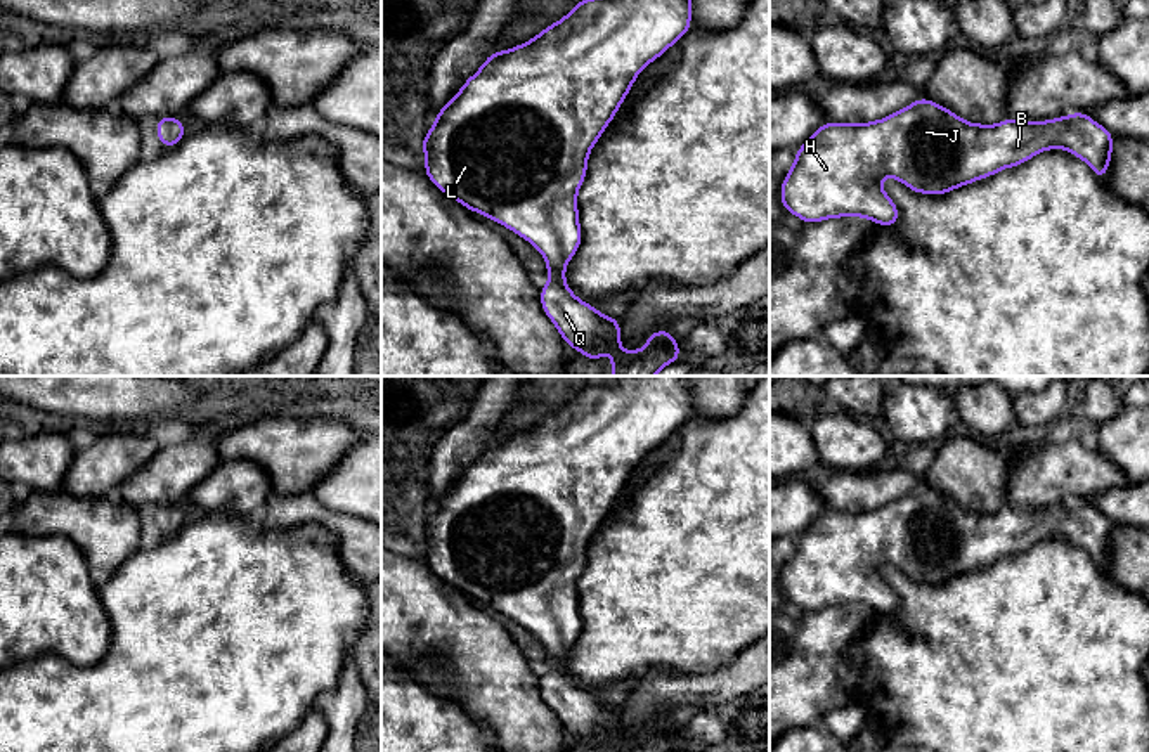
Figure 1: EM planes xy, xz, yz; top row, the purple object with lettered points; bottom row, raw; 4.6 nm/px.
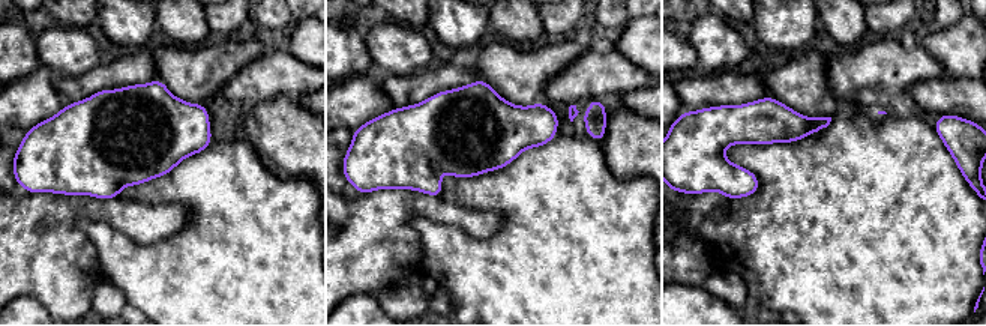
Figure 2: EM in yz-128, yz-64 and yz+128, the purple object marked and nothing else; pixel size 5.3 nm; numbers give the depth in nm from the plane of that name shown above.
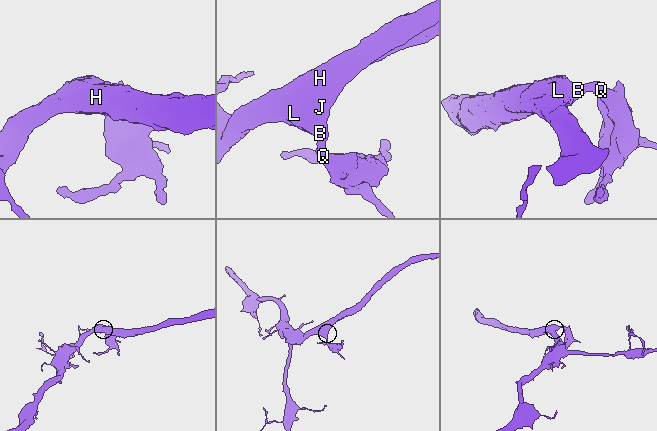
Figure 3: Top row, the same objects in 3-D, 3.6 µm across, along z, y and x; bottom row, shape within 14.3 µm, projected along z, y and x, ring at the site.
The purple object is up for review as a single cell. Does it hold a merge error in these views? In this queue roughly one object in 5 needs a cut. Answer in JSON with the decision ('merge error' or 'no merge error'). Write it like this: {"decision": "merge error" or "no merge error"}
{"decision": "no merge error"}

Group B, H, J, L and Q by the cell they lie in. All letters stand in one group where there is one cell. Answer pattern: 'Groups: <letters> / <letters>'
Groups: B H J L Q

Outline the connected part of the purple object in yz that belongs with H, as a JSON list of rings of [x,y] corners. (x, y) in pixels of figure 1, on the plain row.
[[[919,485],[910,494],[868,511],[825,509],[794,539],[795,548],[780,574],[785,600],[802,612],[820,612],[827,606],[860,605],[880,615],[899,608],[899,596],[880,575],[884,565],[893,565],[912,580],[943,584],[962,574],[990,567],[1000,558],[1028,551],[1048,537],[1066,537],[1083,548],[1102,570],[1113,546],[1114,523],[1085,499],[1045,509],[1005,506],[995,513],[969,511],[951,497]]]

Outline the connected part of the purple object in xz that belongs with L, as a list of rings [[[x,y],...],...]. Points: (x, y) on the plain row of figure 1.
[[[613,376],[605,385],[586,385],[567,404],[544,416],[522,433],[490,440],[480,457],[473,461],[459,480],[437,499],[419,535],[425,539],[425,563],[444,582],[470,600],[477,600],[529,629],[546,648],[549,671],[539,677],[542,700],[556,719],[589,749],[613,742],[610,752],[672,752],[681,749],[679,728],[669,716],[646,726],[646,735],[622,742],[620,707],[603,703],[596,695],[570,679],[565,658],[579,639],[582,619],[579,612],[577,580],[587,563],[587,546],[619,496],[626,489],[638,463],[664,444],[691,416],[693,376]]]

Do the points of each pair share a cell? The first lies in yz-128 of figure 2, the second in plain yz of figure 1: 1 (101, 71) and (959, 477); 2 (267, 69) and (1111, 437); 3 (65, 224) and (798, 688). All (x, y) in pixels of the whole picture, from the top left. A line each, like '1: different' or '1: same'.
1: different
2: different
3: same

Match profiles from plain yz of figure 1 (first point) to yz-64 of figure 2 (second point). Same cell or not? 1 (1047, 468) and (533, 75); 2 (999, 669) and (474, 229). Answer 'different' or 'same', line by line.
1: different
2: different

